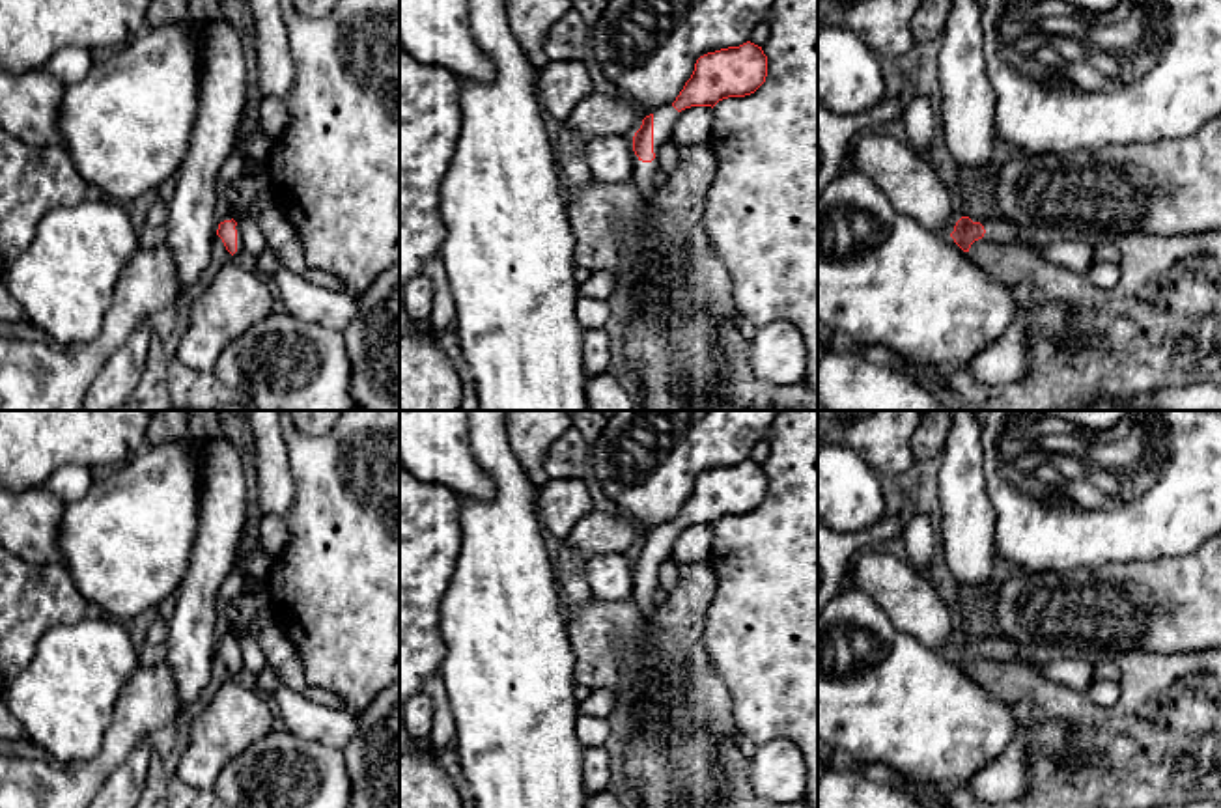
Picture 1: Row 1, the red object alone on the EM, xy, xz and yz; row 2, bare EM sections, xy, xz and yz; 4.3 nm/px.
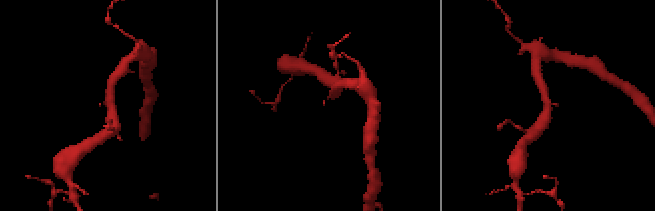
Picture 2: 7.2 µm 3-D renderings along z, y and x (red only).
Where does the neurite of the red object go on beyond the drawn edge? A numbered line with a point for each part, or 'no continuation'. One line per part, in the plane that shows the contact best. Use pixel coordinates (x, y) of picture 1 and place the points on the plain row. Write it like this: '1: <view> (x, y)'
1: xz (663, 538)

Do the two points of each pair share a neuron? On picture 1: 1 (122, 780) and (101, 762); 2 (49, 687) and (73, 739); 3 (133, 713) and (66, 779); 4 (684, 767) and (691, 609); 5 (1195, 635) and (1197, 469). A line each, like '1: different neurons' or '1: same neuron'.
1: different neurons
2: same neuron
3: same neuron
4: same neuron
5: different neurons

